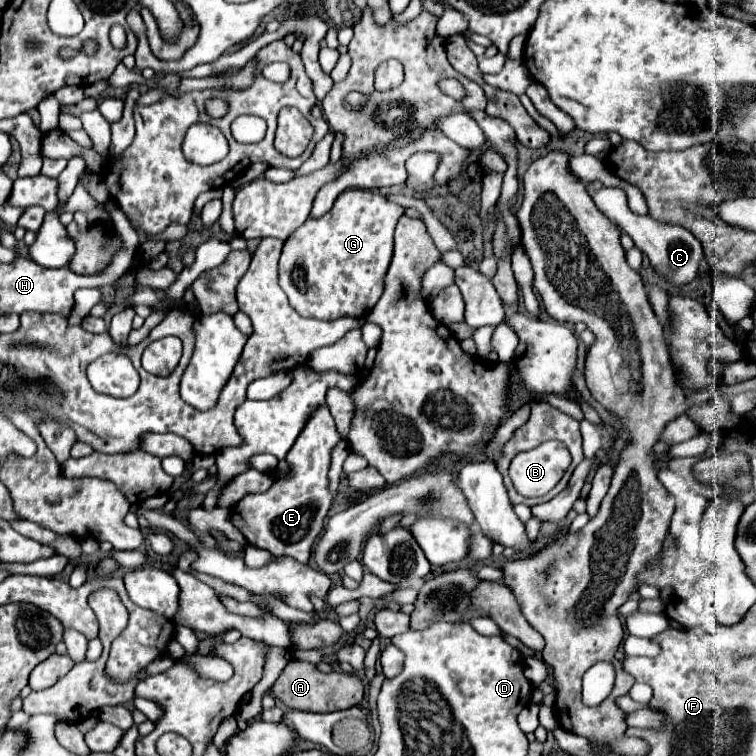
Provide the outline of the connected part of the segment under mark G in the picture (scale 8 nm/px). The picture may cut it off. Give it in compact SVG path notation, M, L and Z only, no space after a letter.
M356 188L340 194L332 210L322 218L308 218L284 242L280 256L280 286L286 292L292 308L300 316L316 320L336 320L342 316L361 318L366 315L384 292L384 276L392 258L394 228L402 214L404 208L400 204L394 204L378 194L370 194L370 190Z

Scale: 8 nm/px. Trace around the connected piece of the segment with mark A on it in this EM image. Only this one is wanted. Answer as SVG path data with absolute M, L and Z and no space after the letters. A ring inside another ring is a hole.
M288 662L286 668L282 670L280 678L274 682L272 692L288 706L294 710L328 713L334 710L346 710L362 702L364 696L364 684L358 676L354 674L344 674L344 672L330 672L322 674L316 670L314 664L310 662ZM320 706L320 708L312 708Z

